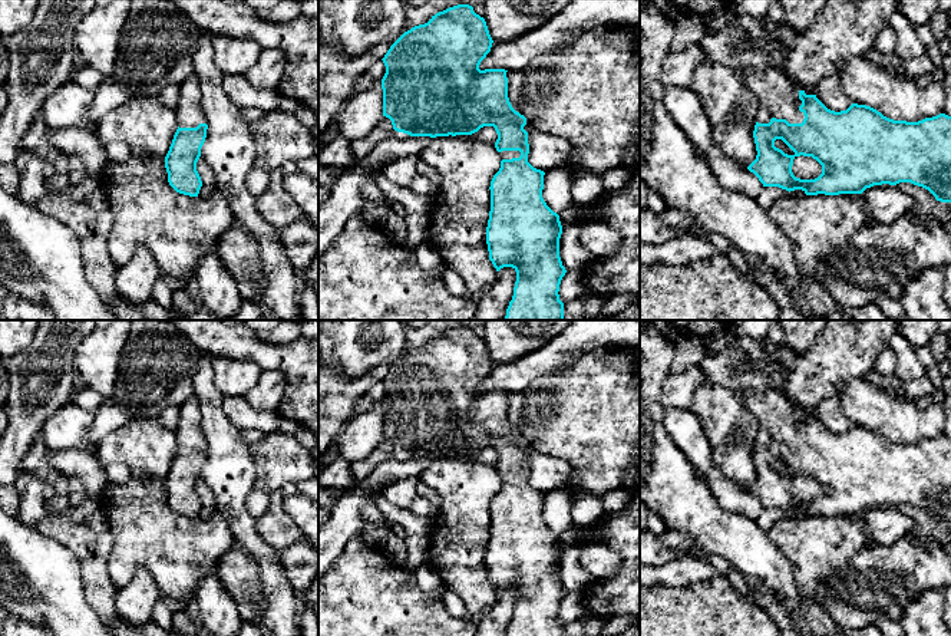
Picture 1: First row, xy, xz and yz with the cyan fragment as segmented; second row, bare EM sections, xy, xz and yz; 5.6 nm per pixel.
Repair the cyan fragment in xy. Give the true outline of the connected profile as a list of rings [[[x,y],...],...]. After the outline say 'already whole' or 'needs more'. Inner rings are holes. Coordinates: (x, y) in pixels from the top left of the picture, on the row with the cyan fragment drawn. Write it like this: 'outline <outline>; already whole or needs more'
outline [[[195,73],[179,85],[175,113],[178,129],[165,156],[168,182],[179,194],[198,197],[202,181],[197,171],[197,162],[201,156],[208,125],[202,109],[202,92]]]; needs more

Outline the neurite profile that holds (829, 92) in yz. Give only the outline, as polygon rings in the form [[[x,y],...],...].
[[[838,75],[822,78],[815,95],[828,109],[835,112],[846,111],[852,105],[852,100],[841,88]]]

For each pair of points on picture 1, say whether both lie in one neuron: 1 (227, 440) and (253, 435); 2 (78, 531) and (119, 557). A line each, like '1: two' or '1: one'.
1: two
2: two

